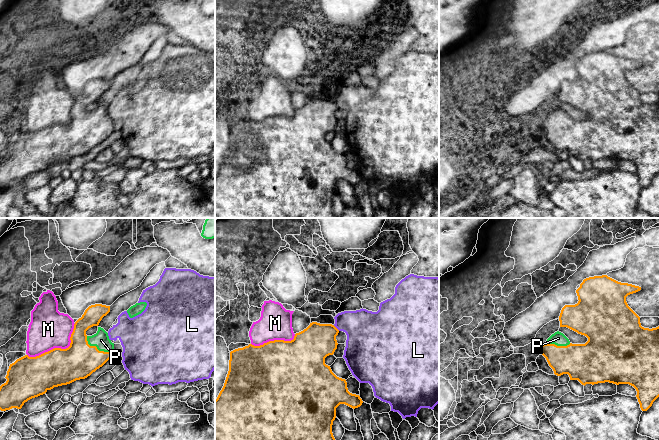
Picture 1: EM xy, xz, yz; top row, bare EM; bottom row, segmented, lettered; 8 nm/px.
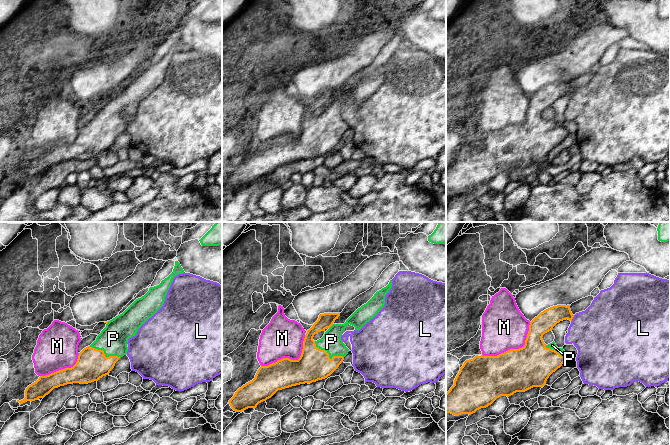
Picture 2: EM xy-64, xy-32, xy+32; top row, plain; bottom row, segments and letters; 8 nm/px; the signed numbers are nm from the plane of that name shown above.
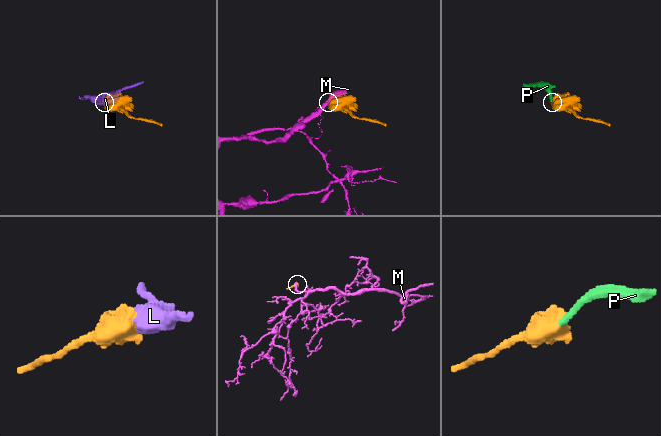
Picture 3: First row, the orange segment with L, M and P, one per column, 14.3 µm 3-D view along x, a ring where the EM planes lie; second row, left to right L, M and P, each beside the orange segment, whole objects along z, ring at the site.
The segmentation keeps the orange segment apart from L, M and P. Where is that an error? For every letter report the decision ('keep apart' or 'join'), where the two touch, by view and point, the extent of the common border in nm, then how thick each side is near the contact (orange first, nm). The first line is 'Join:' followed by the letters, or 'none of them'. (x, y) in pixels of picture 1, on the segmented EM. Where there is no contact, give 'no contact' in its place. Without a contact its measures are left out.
Join: P
L: keep apart; contact xz (335, 327); length 70 nm; calibres 300 and 320 nm
M: keep apart; contact xy (59, 348); length 460 nm; calibres 300 and 320 nm
P: join; contact xy (96, 348); length 260 nm; calibres 280 and 130 nm

